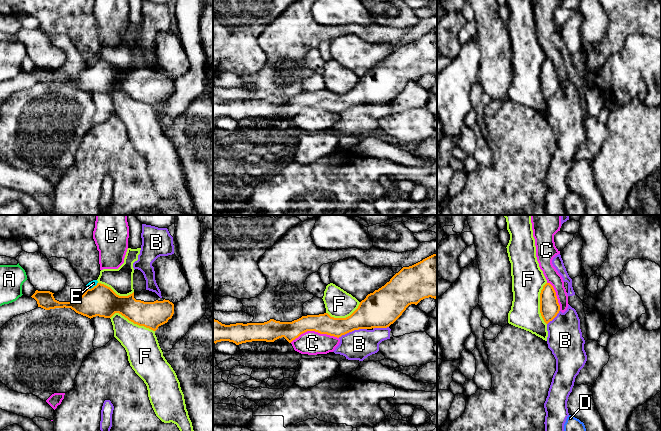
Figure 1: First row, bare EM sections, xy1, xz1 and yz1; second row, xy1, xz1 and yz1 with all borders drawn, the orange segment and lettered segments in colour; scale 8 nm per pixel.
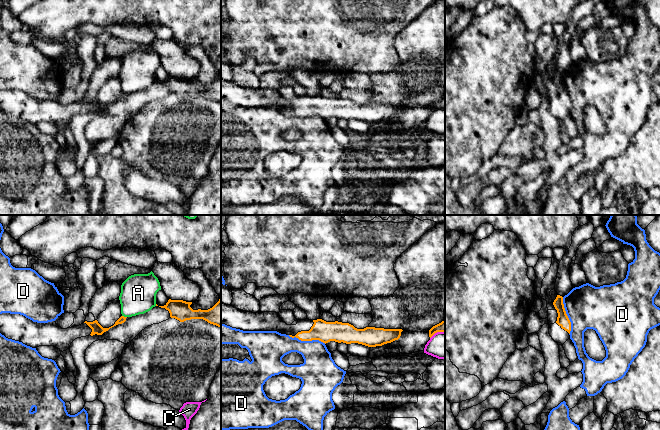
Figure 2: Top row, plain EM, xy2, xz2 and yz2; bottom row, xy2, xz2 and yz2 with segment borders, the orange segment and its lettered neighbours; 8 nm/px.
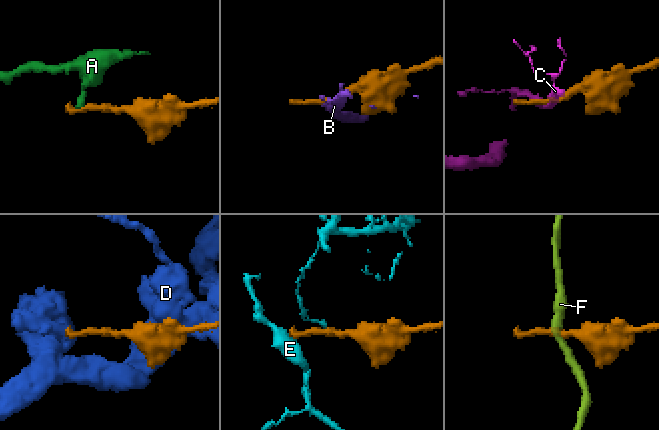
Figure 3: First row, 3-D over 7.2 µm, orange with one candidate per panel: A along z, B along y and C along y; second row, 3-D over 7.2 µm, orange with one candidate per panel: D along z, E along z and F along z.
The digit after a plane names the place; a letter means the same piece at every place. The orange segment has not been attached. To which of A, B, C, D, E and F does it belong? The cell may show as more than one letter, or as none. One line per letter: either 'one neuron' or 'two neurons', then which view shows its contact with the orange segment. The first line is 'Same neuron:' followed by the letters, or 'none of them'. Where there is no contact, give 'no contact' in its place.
Same neuron: none of them
A: two neurons | xy2
B: two neurons | xz1
C: two neurons | xz1
D: two neurons | yz2
E: two neurons | xy1
F: two neurons | xy1

